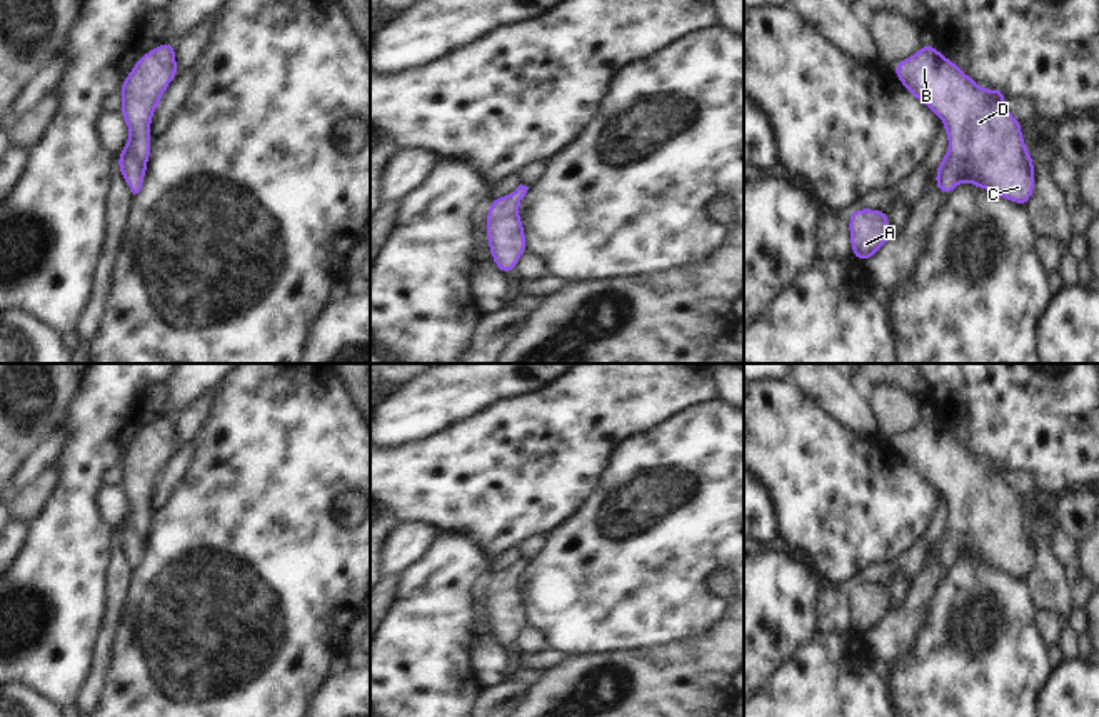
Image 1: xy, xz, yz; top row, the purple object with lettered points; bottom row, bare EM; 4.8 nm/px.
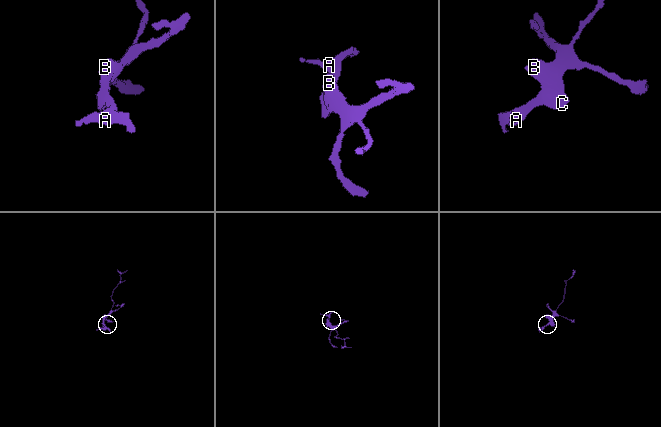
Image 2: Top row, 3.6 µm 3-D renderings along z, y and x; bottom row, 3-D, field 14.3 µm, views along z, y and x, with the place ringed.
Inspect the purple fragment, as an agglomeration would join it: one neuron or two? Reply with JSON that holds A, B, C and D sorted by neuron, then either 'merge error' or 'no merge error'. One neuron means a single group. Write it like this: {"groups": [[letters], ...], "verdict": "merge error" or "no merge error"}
{"groups": [["A", "B", "C", "D"]], "verdict": "no merge error"}

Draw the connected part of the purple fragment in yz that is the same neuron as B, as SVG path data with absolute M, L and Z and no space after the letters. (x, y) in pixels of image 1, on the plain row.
M921 419L914 429L891 442L904 462L944 495L951 522L936 544L937 565L951 569L959 557L969 555L1027 579L1034 569L1034 532L1024 517L1022 497L1006 482L1004 464L984 464L957 437L941 429L936 419Z

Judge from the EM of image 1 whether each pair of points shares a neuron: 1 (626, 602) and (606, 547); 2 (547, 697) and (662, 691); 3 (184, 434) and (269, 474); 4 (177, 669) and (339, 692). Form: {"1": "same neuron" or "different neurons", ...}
{"1": "same neuron", "2": "same neuron", "3": "different neurons", "4": "different neurons"}

